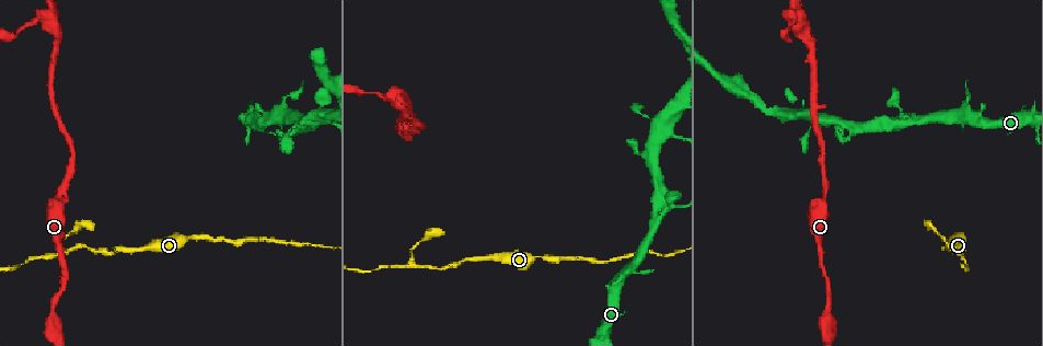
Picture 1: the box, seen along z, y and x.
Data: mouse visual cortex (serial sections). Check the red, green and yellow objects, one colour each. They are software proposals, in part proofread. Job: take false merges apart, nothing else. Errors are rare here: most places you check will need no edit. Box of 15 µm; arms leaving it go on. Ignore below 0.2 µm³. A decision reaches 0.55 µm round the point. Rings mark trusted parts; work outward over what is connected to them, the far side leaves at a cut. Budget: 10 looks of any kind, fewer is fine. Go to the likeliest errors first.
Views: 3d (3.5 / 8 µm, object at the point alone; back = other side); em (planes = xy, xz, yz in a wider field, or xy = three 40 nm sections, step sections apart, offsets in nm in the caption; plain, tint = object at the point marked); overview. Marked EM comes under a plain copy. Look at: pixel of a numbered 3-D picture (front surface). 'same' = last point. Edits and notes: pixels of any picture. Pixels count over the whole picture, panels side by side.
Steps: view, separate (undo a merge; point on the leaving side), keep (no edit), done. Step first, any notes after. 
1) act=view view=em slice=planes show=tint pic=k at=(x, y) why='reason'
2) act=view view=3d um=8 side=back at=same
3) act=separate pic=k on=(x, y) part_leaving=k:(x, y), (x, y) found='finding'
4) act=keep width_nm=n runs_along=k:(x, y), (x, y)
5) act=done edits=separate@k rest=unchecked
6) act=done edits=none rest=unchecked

act=view view=3d um=8 pic=1 at=(658, 202) why='thin arm on a thick one'

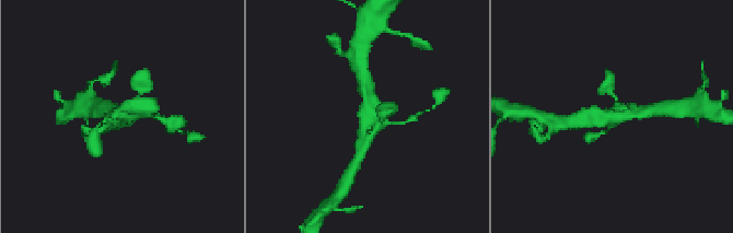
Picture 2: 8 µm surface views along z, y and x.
act=view view=em slice=xy step=3 show=tint pic=2 at=(612, 118) why='now the EM'

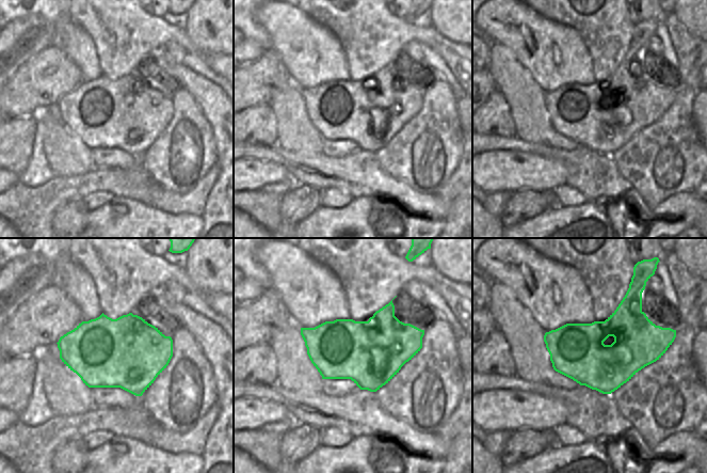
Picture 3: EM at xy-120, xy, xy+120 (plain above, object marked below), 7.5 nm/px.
act=keep runs_along=2:(638, 114), (578, 120) found='all the same cell'

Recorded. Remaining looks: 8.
act=view view=3d um=3.5 pic=1 at=(420, 266) why='sharp bend'

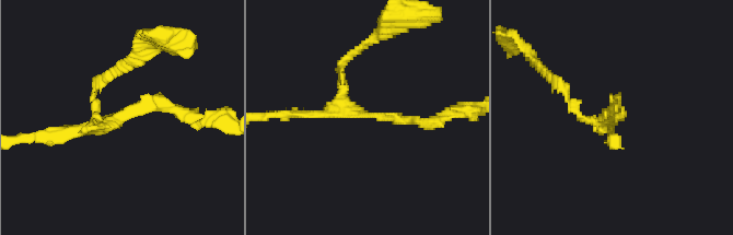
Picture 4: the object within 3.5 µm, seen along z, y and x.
act=view view=em slice=xy step=3 show=tint pic=4 at=(613, 120)

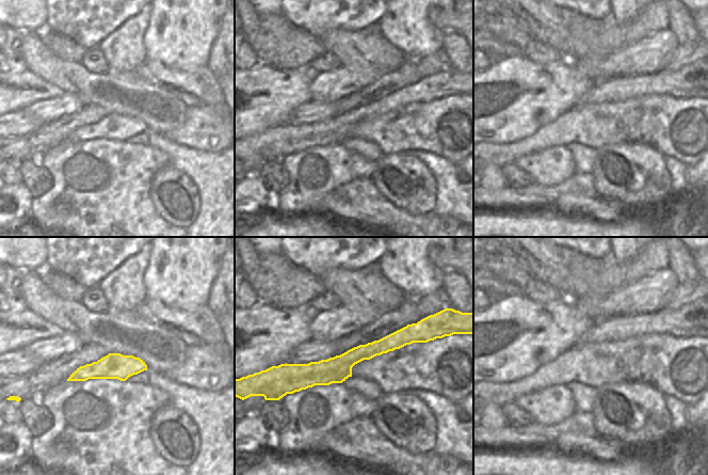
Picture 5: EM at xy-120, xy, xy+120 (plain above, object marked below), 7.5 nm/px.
act=keep width_nm=200 runs_along=4:(430, 122), (349, 112), (339, 72) found='all the same cell'

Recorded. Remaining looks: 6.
act=view view=3d um=8 pic=1 at=(391, 96) why='branch point'

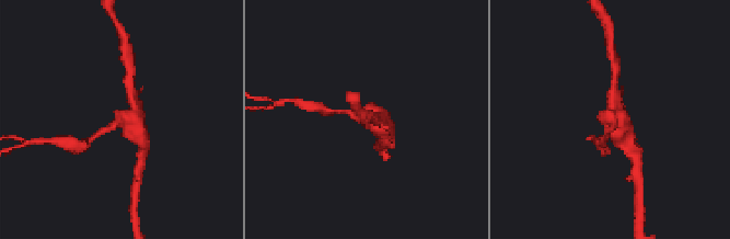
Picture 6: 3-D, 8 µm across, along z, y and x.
act=view view=em slice=xy step=2 show=tint pic=6 at=(609, 118) arms=3 arm_widths_nm=200,200,300

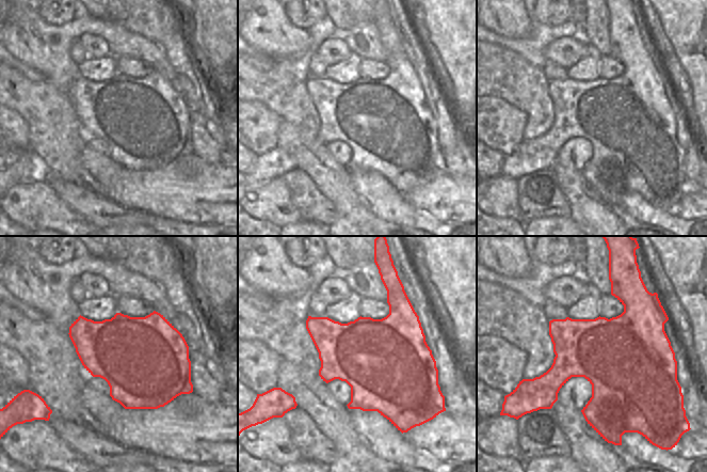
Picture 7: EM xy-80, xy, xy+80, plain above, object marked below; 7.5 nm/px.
act=keep runs_along=6:(389, 128), (373, 116), (348, 113) found='all the same cell'

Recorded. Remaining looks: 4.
act=view view=3d um=3.5 pic=1 at=(16, 266) why='a narrow waist'

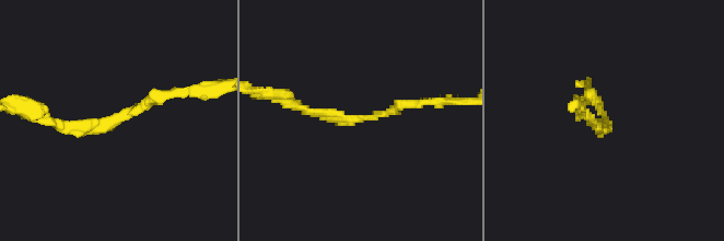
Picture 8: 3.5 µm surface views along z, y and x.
act=view view=em slice=xy step=1 show=tint pic=8 at=(362, 117) arm_widths_nm=150,150 why='now the EM'

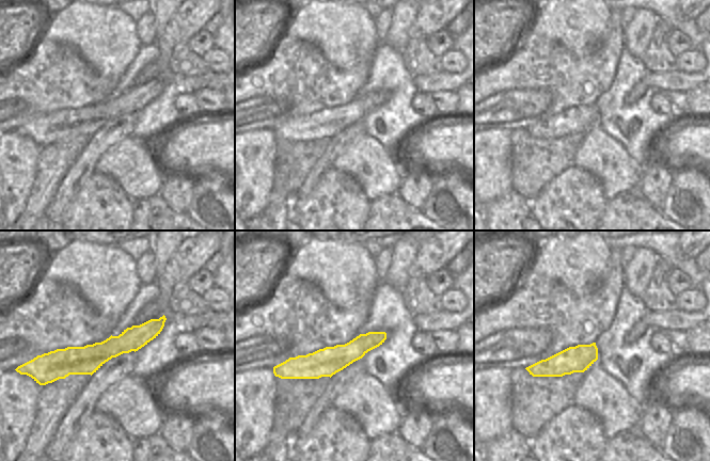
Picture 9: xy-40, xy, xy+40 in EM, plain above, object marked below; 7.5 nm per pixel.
act=keep runs_along=8:(180, 88), (94, 128), (50, 122) found='one cell here'

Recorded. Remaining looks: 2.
act=done edits=none rest=unchecked

